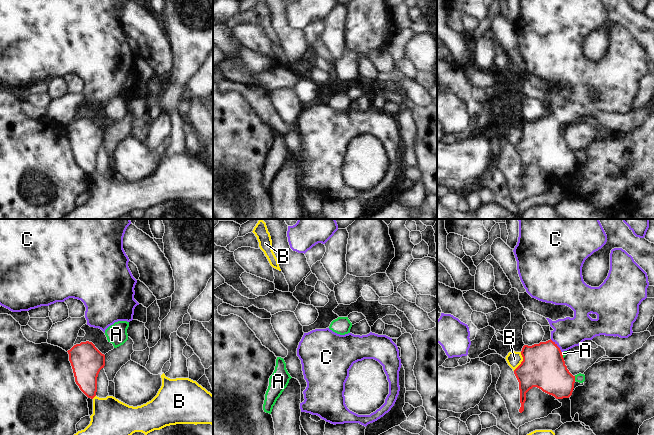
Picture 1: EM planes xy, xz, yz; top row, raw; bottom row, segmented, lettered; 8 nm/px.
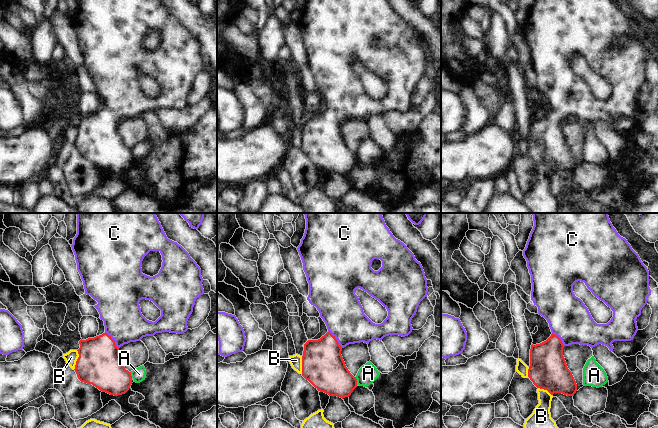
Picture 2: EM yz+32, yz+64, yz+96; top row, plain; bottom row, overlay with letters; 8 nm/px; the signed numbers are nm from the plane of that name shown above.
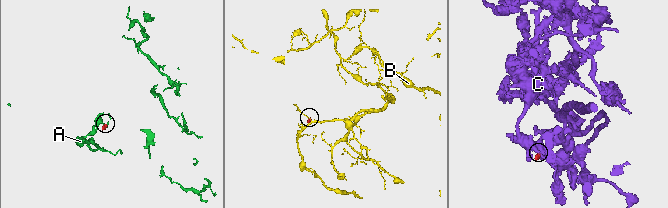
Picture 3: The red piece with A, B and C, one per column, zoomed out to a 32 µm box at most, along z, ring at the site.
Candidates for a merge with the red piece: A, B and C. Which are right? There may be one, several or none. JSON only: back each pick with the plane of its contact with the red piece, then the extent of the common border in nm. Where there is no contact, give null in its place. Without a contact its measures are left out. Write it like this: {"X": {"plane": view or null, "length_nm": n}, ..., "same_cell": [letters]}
{"C": {"plane": "yz", "length_nm": 140}, "same_cell": ["C"]}

